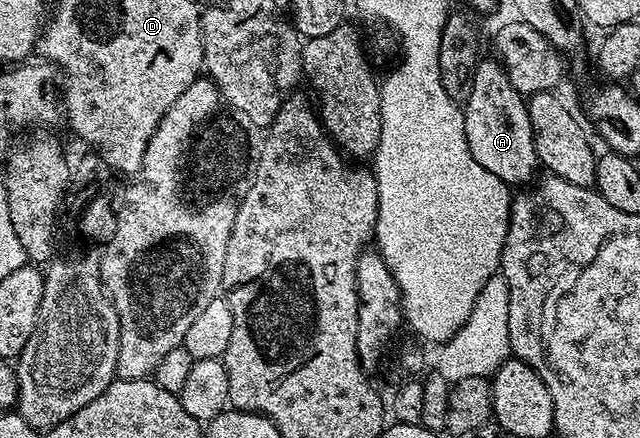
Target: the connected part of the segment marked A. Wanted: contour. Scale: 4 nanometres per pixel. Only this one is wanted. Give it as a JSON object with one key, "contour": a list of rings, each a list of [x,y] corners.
{"contour":[[[482,58],[476,67],[471,95],[463,105],[464,135],[475,161],[511,187],[524,186],[539,169],[528,102],[511,85],[500,60]]]}

